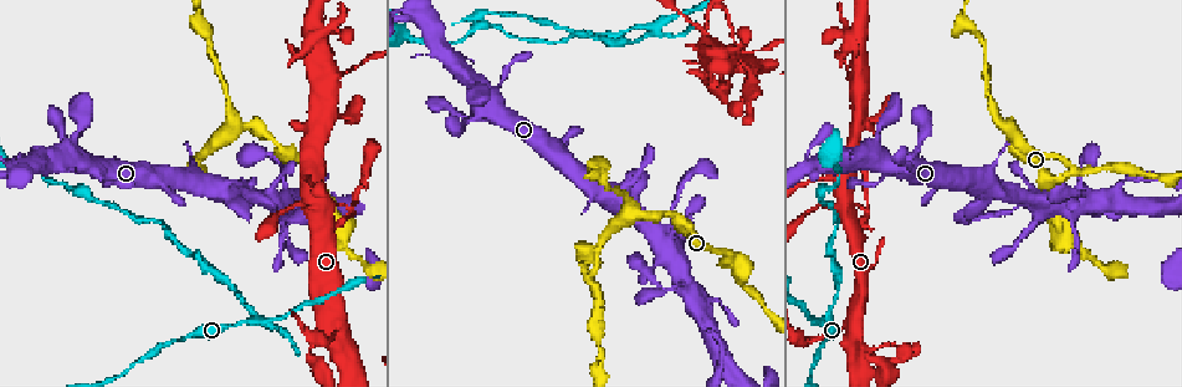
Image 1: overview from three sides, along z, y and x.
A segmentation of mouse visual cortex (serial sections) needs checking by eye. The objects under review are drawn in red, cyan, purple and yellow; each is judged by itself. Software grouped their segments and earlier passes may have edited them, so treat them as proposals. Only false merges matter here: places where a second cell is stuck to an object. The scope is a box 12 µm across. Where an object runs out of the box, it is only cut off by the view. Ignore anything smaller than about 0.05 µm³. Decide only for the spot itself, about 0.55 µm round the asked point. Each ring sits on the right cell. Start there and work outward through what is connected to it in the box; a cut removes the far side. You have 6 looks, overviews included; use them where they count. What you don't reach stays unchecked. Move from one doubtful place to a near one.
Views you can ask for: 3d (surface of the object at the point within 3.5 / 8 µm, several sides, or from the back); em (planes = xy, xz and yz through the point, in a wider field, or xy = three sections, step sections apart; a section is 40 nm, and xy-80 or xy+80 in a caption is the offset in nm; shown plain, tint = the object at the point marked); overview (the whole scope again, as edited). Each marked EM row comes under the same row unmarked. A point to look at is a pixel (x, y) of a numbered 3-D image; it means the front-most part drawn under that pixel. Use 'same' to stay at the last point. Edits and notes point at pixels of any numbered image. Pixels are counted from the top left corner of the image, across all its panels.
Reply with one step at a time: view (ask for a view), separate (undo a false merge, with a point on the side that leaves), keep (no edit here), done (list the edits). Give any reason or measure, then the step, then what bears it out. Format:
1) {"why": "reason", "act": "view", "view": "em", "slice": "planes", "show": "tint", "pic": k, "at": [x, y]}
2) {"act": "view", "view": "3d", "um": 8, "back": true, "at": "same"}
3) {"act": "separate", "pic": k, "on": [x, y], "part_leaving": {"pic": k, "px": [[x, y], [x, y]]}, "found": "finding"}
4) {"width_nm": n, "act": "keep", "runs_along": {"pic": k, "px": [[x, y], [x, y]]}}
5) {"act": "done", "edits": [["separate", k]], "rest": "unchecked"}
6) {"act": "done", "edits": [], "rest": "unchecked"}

{"why": "four arms meet", "act": "view", "view": "3d", "um": 3.5, "pic": 1, "at": [325, 332]}

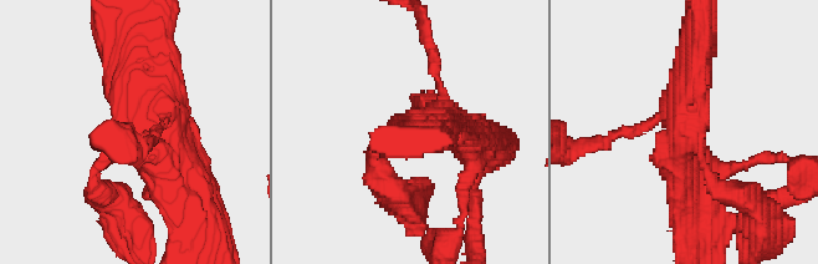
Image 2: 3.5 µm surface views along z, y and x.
{"act": "view", "view": "em", "slice": "xy", "step": 2, "show": "tint", "pic": 2, "at": [688, 124]}

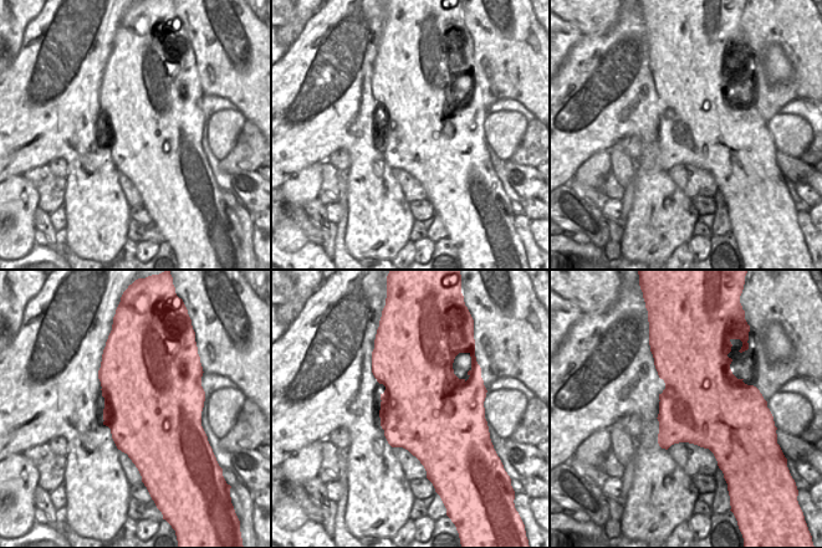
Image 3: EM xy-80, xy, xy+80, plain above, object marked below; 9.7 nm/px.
{"arms": 4, "arm_widths_nm": [150, 150, 400, 450], "act": "keep", "runs_along": {"pic": 2, "px": [[131, 26], [139, 100], [188, 176]]}, "found": "all the same cell"}

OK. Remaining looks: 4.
{"why": "abrupt turn", "act": "view", "view": "3d", "um": 3.5, "back": true, "pic": 1, "at": [353, 210]}

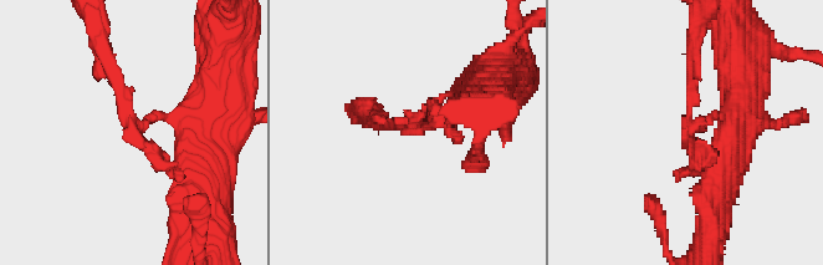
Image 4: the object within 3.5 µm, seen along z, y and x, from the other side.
{"arm_widths_nm": [150, 250], "act": "view", "view": "em", "slice": "xy", "step": 1, "show": "tint", "pic": 4, "at": [412, 122]}

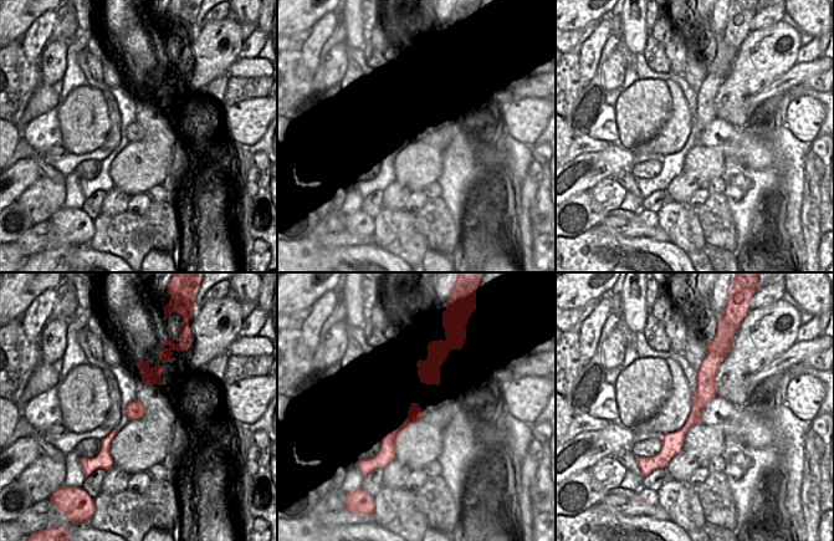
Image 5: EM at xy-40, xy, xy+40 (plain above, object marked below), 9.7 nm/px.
{"act": "keep", "runs_along": {"pic": 4, "px": [[190, 133], [163, 115], [133, 126], [106, 49]]}, "found": "continuous, no second cell"}

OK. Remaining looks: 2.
{"why": "three-way junction", "act": "view", "view": "3d", "um": 3.5, "back": true, "pic": 1, "at": [255, 318]}

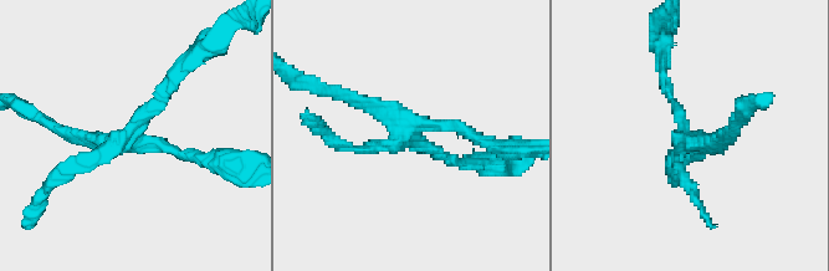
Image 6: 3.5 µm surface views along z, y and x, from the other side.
{"act": "view", "view": "em", "slice": "planes", "show": "tint", "pic": 6, "at": [696, 135]}

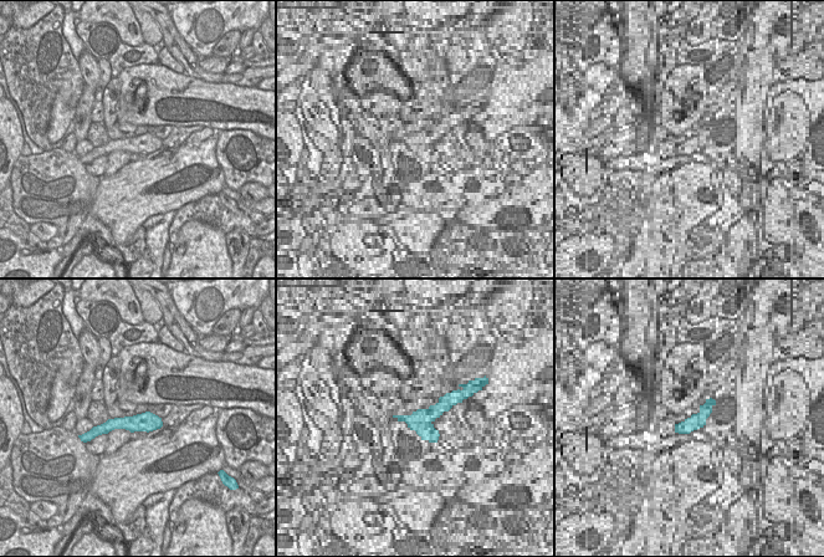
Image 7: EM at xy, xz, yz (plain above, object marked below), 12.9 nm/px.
{"act": "separate", "pic": 6, "on": [75, 162], "part_leaving": {"pic": 6, "px": [[129, 133], [187, 61], [210, 42]]}, "found": "two cells meet here"}

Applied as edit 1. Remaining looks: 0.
{"act": "done", "edits": [["separate", 6]], "rest": "unchecked"}

